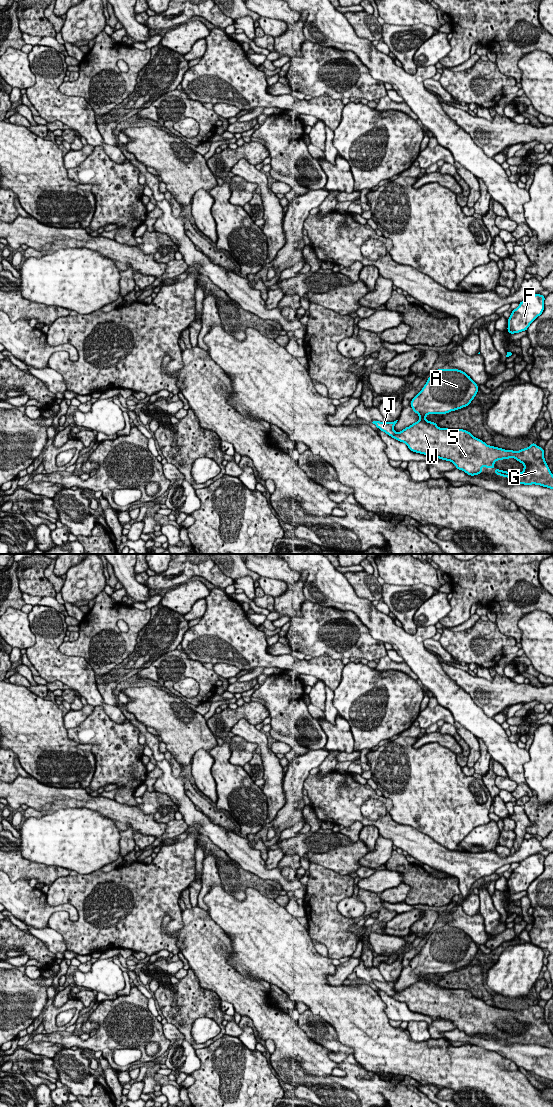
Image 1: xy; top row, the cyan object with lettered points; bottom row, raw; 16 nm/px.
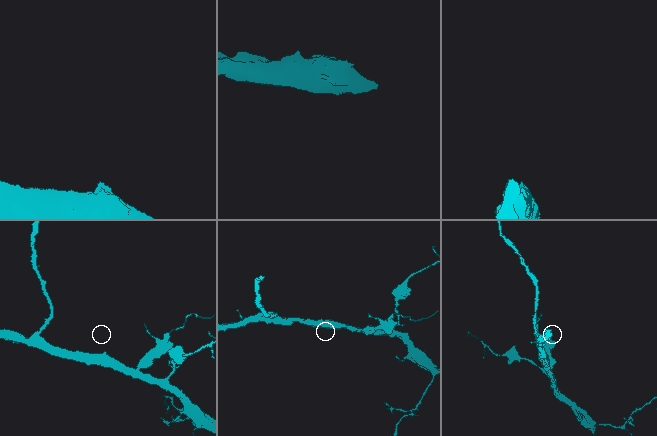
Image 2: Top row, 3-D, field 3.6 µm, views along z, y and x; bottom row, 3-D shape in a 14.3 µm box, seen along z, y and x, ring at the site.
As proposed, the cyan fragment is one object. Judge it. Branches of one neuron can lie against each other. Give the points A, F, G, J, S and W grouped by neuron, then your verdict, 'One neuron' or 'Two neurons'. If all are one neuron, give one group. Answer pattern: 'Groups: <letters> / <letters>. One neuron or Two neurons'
Groups: A F / G J S W. Two neurons

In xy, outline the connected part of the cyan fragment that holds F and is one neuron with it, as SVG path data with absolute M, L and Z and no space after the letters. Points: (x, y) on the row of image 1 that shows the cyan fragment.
M534 294L521 301L508 318L507 331L510 334L526 331L530 324L543 313L544 301L545 296L541 294Z

